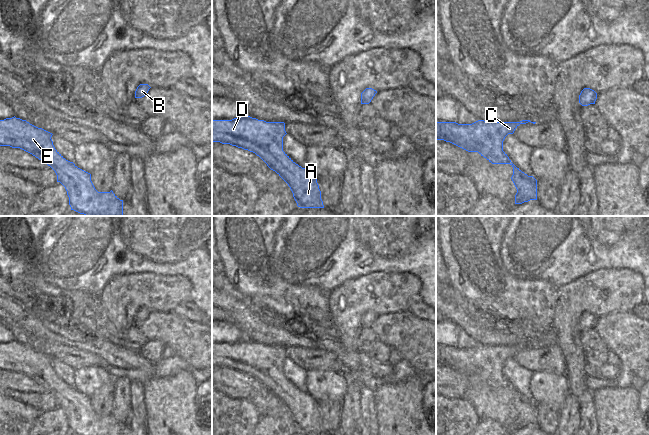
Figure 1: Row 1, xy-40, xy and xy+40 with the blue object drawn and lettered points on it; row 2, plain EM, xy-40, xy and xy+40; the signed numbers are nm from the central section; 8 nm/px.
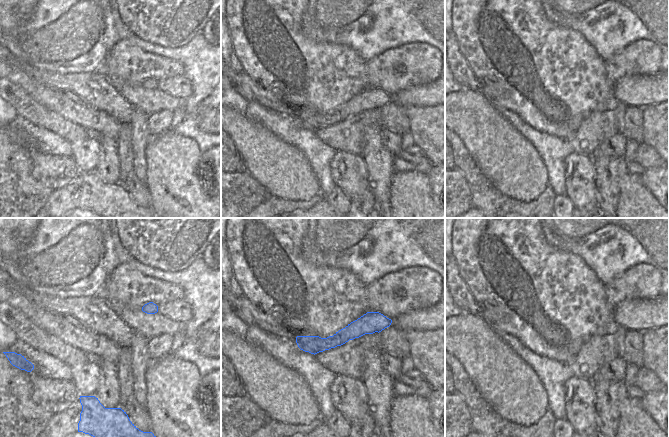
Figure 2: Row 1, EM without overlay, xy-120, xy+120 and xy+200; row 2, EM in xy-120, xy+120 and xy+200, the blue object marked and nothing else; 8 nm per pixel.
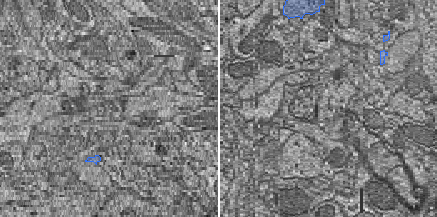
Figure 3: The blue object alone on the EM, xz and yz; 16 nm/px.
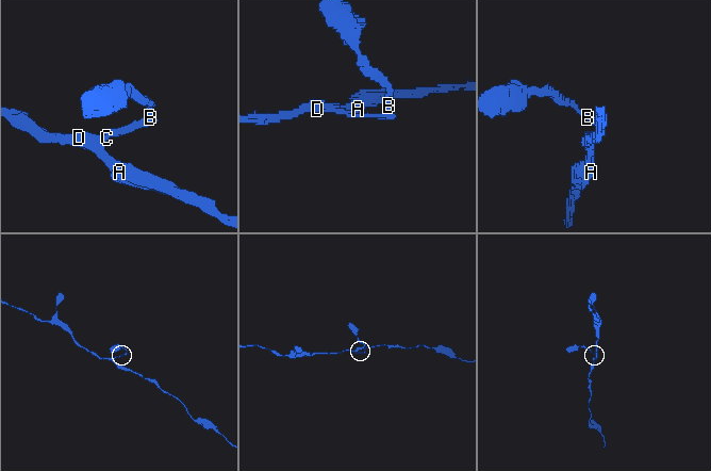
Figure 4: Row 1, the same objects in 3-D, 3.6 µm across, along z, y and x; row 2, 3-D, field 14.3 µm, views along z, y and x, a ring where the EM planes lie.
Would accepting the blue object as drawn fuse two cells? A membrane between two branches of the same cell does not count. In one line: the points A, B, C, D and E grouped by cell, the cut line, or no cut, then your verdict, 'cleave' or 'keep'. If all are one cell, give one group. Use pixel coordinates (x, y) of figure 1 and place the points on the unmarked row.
A B C D E | no cut | keep

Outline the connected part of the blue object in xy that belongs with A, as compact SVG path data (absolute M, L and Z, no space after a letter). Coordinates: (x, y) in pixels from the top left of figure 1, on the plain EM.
M250 340L212 344L212 366L230 368L255 377L290 411L300 432L324 432L317 402L283 375L284 346L266 346Z

